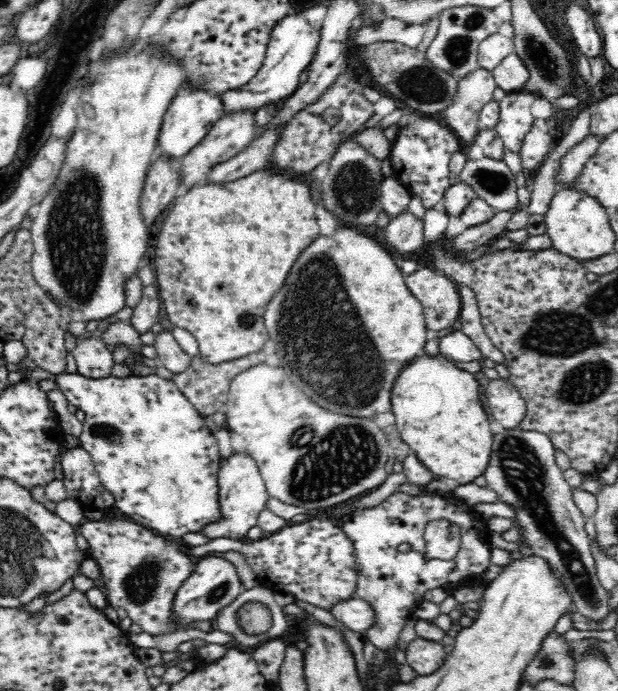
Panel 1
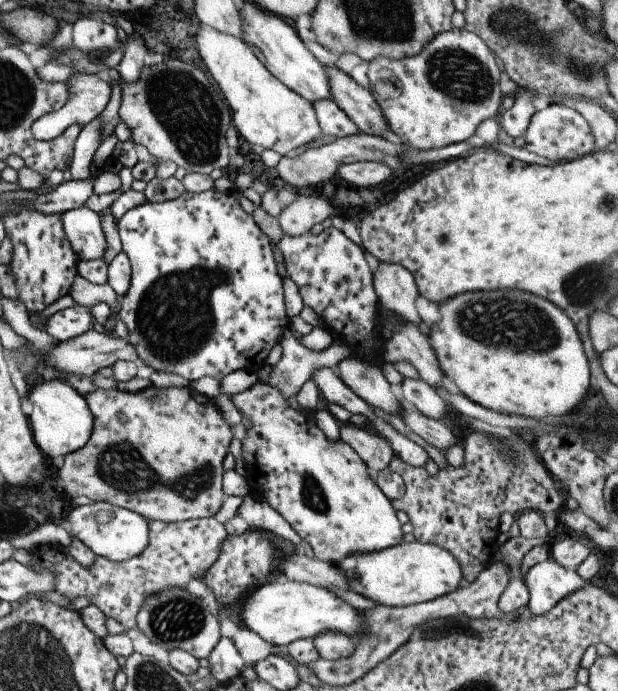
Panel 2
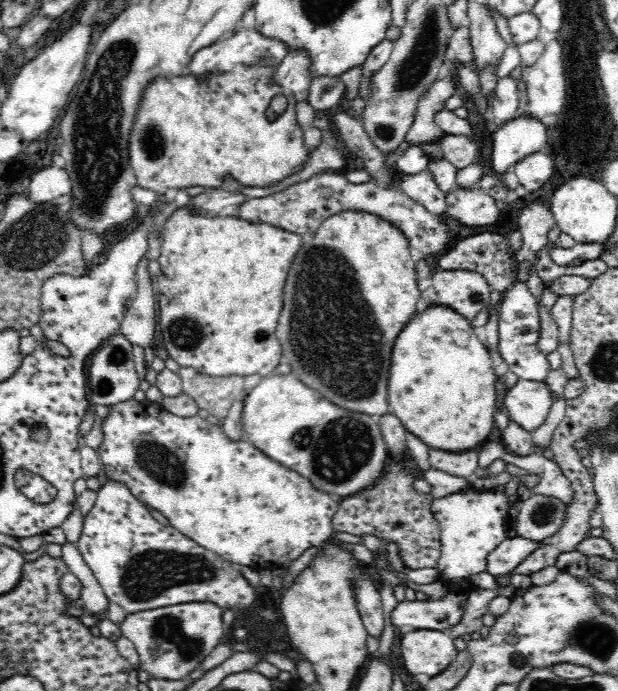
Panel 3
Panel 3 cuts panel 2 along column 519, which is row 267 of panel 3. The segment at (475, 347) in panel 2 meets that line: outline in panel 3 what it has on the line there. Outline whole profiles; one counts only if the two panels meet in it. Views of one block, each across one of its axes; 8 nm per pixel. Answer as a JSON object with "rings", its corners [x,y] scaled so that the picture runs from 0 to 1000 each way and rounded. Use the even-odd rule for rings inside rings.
{"rings":[[[558,304],[537,311],[518,324],[503,346],[492,347],[492,353],[485,359],[479,373],[476,373],[472,388],[466,394],[466,405],[463,405],[463,417],[460,417],[460,449],[456,449],[456,457],[453,457],[450,478],[447,478],[450,492],[453,492],[456,504],[460,504],[460,521],[469,524],[476,541],[482,547],[489,547],[492,556],[498,556],[502,562],[511,562],[531,579],[537,579],[547,588],[568,595],[594,601],[612,599],[612,602],[629,596],[628,553],[625,550],[628,550],[631,533],[631,507],[634,507],[634,498],[638,498],[644,480],[655,473],[655,469],[675,450],[673,437],[681,430],[681,423],[676,421],[675,394],[670,381],[663,366],[662,347],[657,344],[657,340],[644,329],[629,323],[628,318],[595,305]]]}

